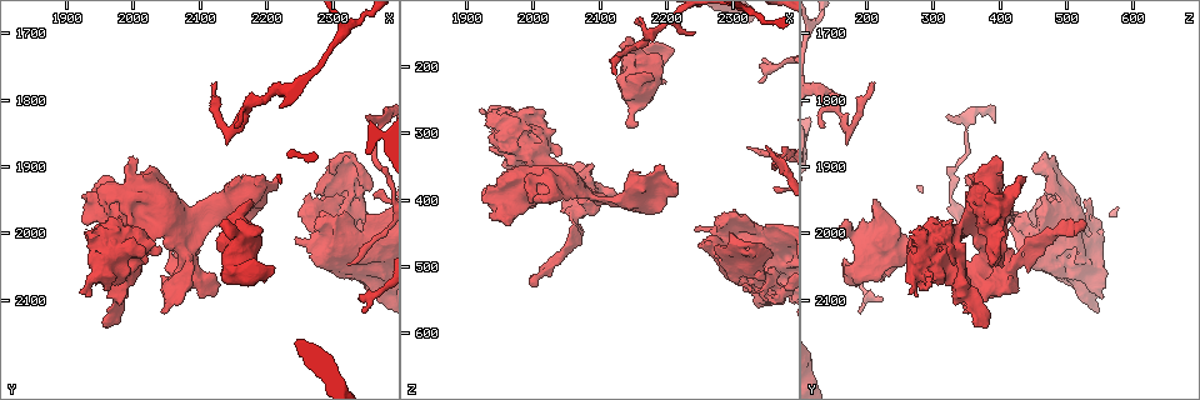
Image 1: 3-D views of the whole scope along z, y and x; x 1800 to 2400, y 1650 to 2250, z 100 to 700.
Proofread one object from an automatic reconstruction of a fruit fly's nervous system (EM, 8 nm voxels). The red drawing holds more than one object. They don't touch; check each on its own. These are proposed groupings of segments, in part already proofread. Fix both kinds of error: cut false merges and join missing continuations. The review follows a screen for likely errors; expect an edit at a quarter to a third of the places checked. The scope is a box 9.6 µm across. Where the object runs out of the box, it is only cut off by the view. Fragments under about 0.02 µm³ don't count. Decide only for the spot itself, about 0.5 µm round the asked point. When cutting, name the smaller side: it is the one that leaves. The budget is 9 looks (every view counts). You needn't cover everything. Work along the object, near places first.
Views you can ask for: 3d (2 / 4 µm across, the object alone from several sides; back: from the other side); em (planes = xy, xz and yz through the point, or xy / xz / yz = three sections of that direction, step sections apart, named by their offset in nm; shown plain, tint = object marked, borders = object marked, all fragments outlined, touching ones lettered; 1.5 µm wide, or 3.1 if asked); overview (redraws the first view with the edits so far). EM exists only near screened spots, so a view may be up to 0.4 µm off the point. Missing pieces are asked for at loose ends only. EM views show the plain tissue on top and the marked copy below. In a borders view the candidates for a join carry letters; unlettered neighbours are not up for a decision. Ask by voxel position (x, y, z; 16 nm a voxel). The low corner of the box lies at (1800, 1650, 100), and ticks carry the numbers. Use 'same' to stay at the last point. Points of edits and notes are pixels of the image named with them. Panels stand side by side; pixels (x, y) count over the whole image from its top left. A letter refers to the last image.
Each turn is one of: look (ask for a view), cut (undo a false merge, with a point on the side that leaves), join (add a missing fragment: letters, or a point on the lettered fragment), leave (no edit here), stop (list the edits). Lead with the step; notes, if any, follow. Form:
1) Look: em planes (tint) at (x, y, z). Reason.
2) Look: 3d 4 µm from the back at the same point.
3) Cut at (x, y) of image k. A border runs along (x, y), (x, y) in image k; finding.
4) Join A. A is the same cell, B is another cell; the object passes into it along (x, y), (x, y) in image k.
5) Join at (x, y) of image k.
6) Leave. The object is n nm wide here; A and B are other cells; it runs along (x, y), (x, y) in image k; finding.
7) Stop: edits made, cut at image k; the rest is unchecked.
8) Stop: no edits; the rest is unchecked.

Look: 3d 2 µm at (1955, 2140, 365). An open end.

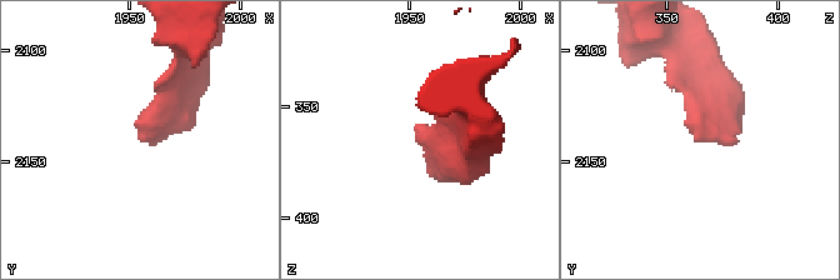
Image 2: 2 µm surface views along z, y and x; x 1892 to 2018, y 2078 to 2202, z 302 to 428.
Look: em planes (borders) at (1955, 2140, 362). Now the EM.

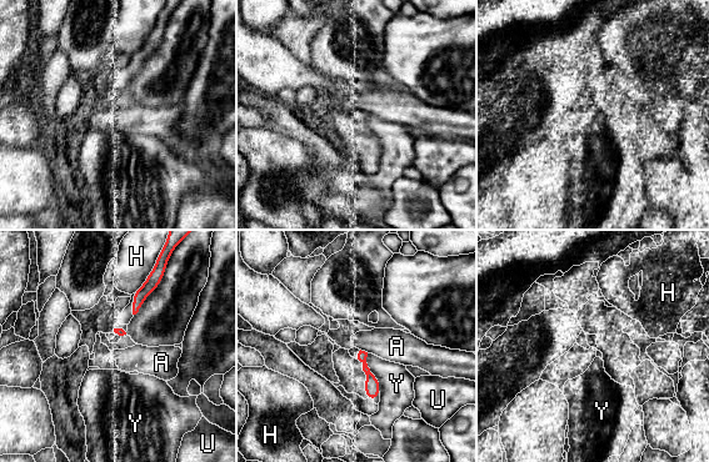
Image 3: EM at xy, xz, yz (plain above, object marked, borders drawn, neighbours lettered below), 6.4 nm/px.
Leave. The longest contact is with Y, 280 nm; A, H, U and Y are other cells; a border runs along (360, 348), (368, 352) in image 3; none of them fits.

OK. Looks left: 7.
Look: 3d 4 µm at (2000, 1920, 400).

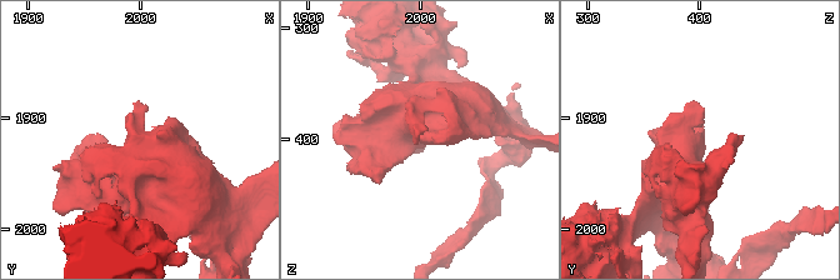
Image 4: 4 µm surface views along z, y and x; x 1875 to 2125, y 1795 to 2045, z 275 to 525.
Look: em planes (borders) at (2000, 1926, 402). Now the EM.

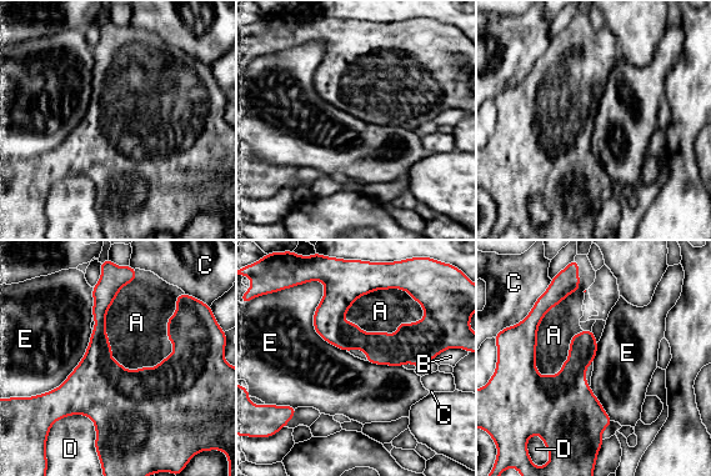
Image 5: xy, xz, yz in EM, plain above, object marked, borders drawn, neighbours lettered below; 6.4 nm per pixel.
Join A. A is the same cell, B, C, D and E are other cells; the object passes into it along (96, 365), (104, 327), (136, 322) in image 5; it goes on there.

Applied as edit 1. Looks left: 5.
Look: overview. See it whole again.

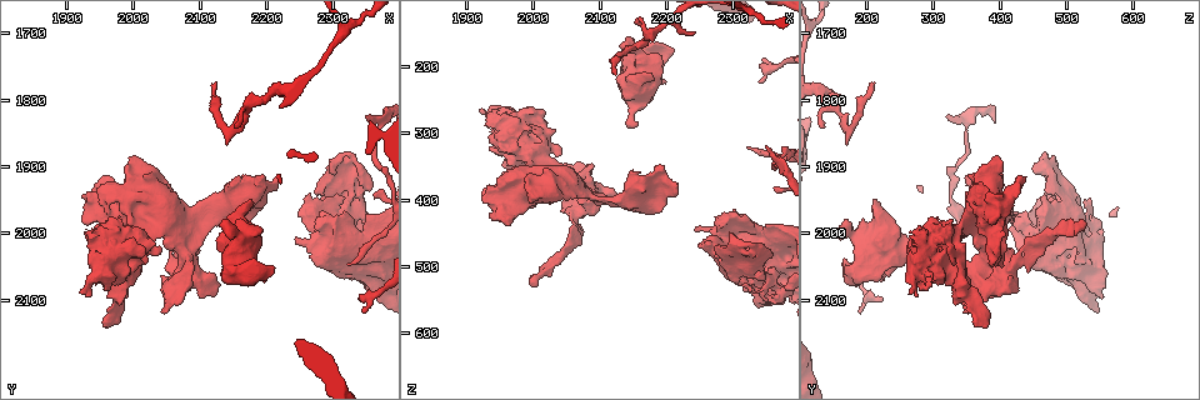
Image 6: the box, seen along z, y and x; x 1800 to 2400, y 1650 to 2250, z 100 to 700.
Look: em planes (borders) at (2345, 1830, 315). An open end.

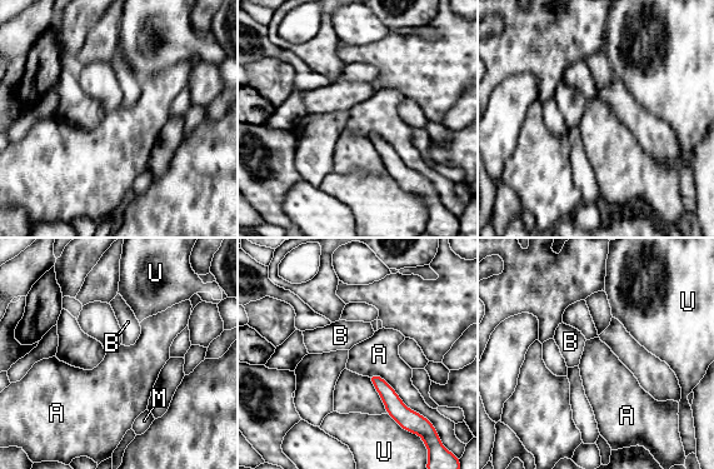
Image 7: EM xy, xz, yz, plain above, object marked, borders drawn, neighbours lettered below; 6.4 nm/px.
Leave. A, B, M and U are other cells; it runs along (373, 377), (400, 413), (400, 419) in image 7; none of them fits.

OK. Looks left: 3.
Look: 3d 4 µm at (2200, 2070, 225). Stops while still wide.

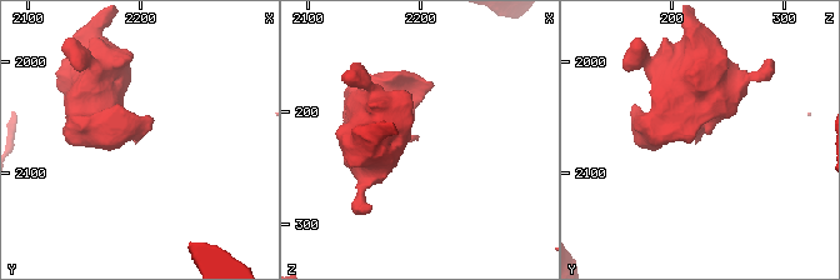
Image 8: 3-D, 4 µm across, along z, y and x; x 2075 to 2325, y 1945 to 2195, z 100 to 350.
Look: em planes (borders) at (2198, 2074, 222). Need the tissue.

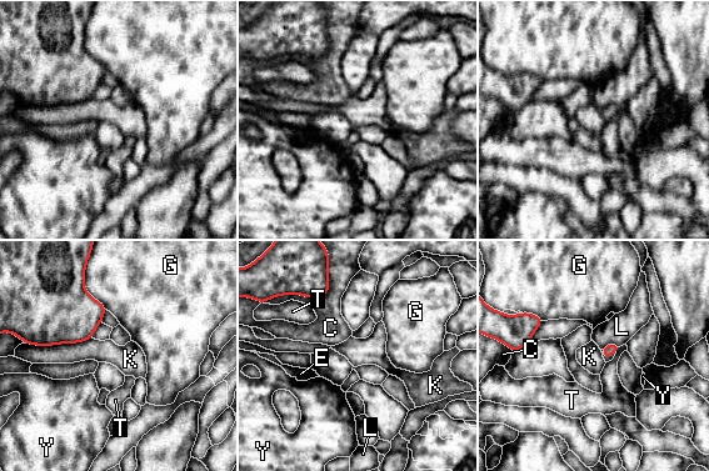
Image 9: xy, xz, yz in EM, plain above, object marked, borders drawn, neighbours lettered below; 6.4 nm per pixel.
Leave. C, E, G, K, L, T and Y are other cells; a border runs along (91, 337), (76, 342), (38, 346) in image 9; no lettered fragment goes on from it.

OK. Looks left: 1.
Stop: edits made, join at image 5; the rest is unchecked.

